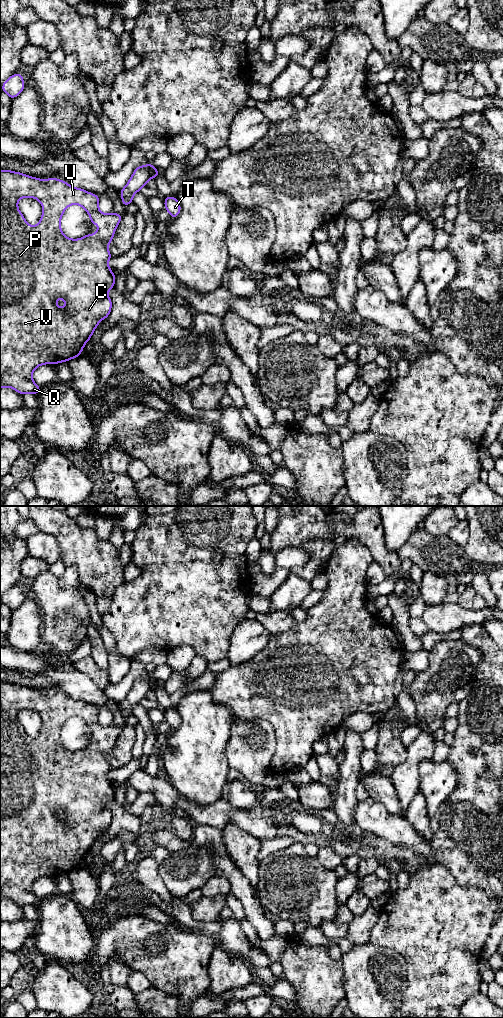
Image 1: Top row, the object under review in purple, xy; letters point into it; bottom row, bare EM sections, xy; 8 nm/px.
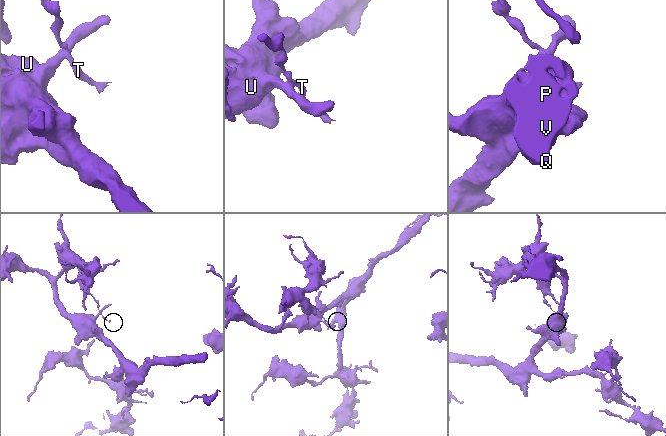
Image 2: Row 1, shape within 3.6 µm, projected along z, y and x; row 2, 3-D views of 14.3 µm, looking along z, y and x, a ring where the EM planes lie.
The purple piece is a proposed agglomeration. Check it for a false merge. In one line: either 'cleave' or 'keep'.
cleave

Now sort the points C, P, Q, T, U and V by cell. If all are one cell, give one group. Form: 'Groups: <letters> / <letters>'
Groups: C P Q U V / T

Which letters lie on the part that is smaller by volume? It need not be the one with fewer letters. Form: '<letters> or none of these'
T

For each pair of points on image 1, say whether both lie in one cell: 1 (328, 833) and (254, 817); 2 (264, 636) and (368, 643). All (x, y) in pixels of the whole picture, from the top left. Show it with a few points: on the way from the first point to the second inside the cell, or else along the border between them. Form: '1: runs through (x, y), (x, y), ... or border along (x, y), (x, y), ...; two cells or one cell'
1: runs through (310, 836), (300, 836), (278, 819), (272, 819); one cell
2: border along (272, 635), (271, 639), (256, 654); two cells

